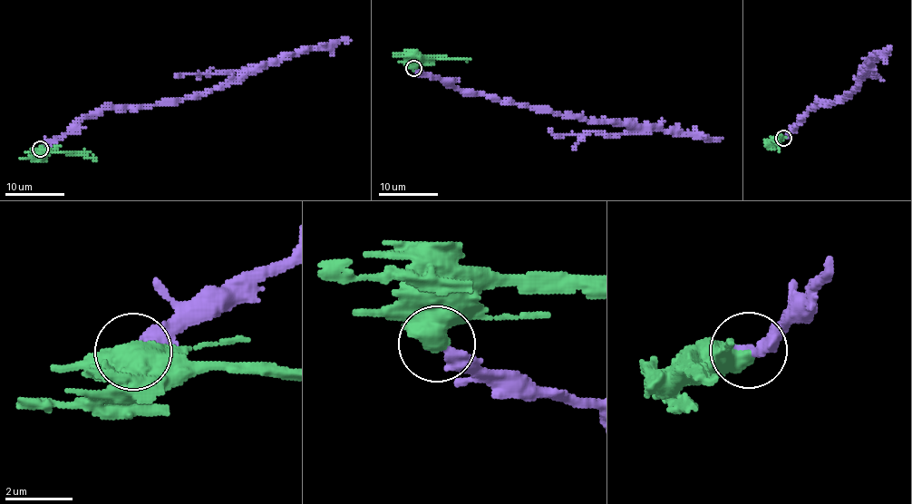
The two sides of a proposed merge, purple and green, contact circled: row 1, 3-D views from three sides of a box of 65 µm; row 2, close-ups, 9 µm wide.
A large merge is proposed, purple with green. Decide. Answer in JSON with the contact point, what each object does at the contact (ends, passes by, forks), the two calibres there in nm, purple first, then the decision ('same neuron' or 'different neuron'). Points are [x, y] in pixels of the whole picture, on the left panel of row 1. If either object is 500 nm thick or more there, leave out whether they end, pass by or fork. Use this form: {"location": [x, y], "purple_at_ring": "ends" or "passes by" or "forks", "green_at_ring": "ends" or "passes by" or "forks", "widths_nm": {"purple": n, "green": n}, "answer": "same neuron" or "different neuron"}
{"location": [40, 149], "widths_nm": {"purple": 400, "green": 650}, "answer": "different neuron"}

